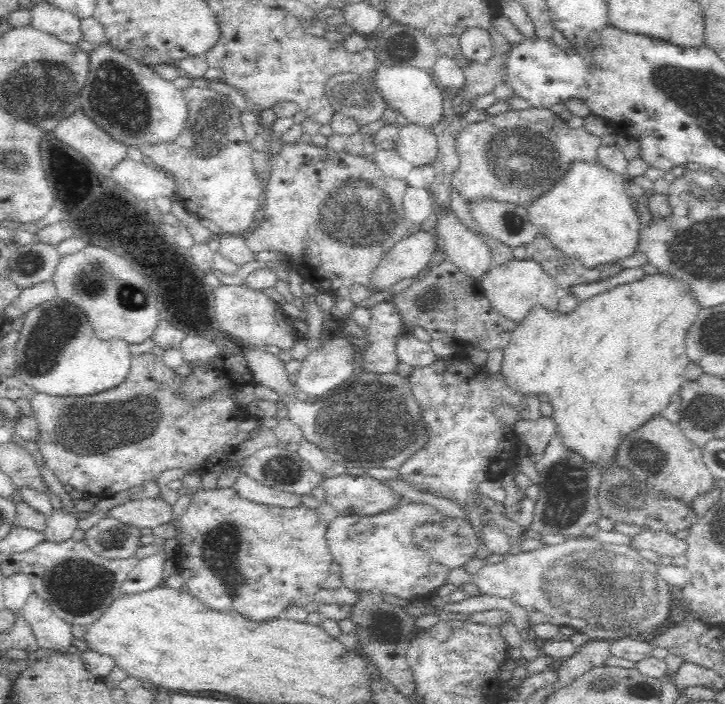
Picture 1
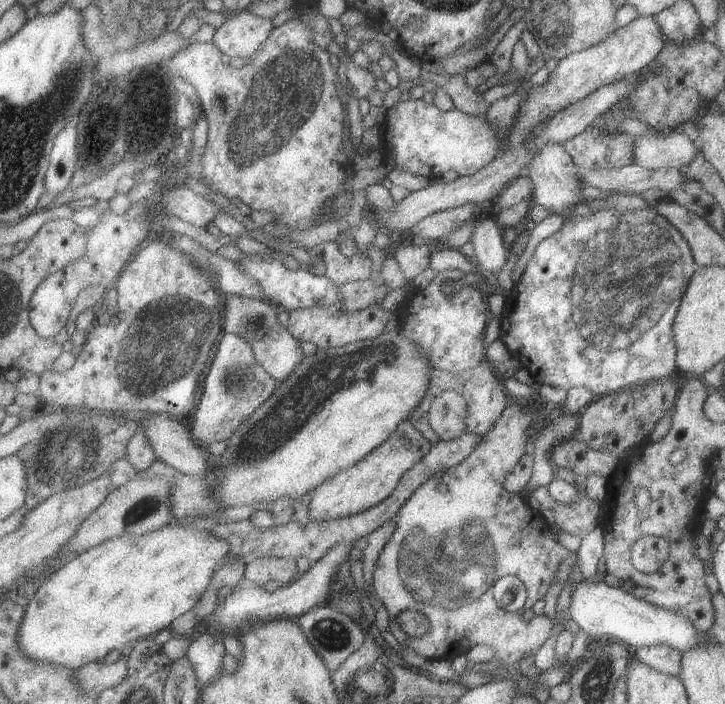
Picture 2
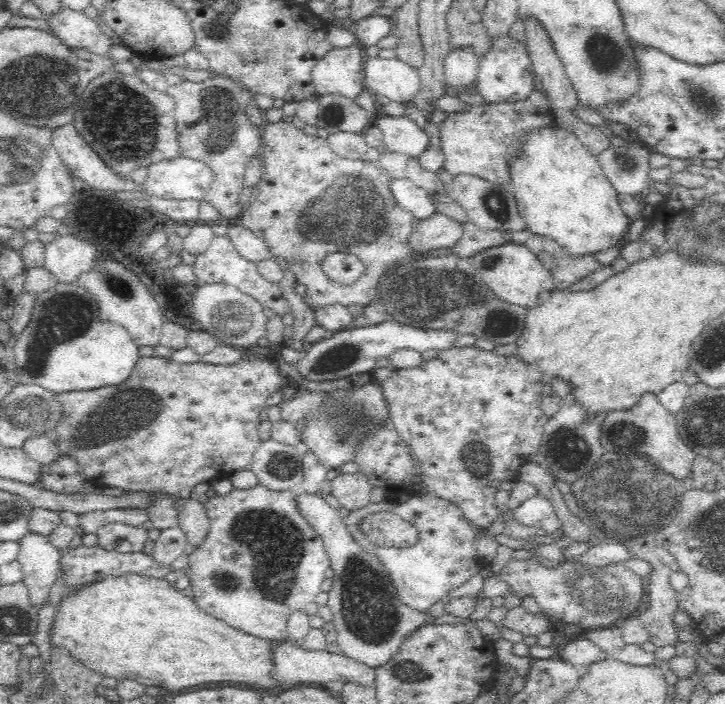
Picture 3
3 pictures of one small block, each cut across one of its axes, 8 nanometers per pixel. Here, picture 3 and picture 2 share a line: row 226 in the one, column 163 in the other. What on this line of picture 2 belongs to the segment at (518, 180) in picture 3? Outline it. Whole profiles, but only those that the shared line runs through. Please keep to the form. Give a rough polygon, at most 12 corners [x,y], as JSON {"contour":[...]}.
{"contour":[[165,525],[32,596],[26,657],[74,671],[171,628],[231,551]]}

